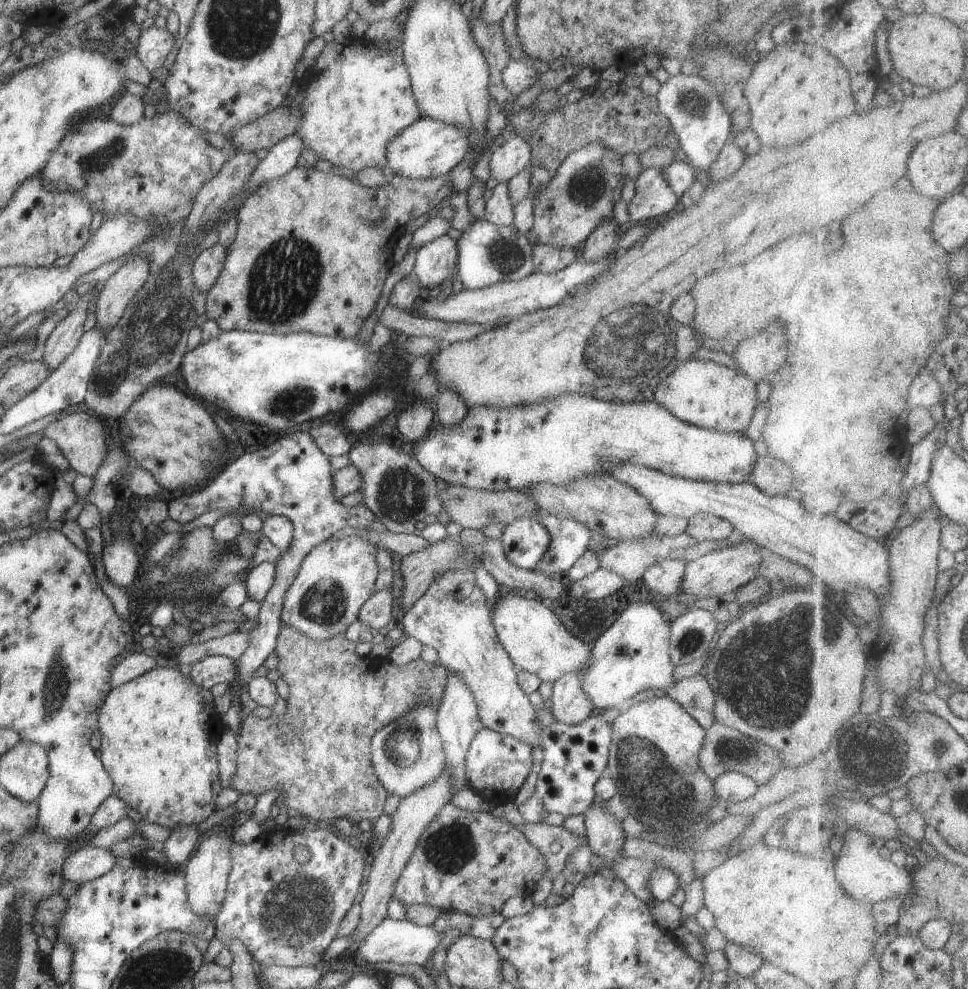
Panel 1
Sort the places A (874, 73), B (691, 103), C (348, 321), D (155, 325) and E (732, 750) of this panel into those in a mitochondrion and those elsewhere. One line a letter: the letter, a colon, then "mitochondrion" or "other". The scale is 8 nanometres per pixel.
A: other
B: mitochondrion
C: other
D: mitochondrion
E: mitochondrion

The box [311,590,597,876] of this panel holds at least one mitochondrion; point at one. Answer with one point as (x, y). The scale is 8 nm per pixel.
(403, 736)

